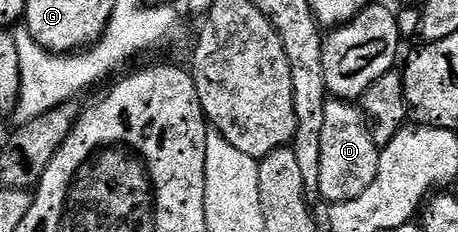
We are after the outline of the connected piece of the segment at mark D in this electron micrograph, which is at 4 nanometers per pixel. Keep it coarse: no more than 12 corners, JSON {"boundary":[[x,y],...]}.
{"boundary":[[331,98],[320,139],[320,190],[353,200],[378,176],[364,112]]}

